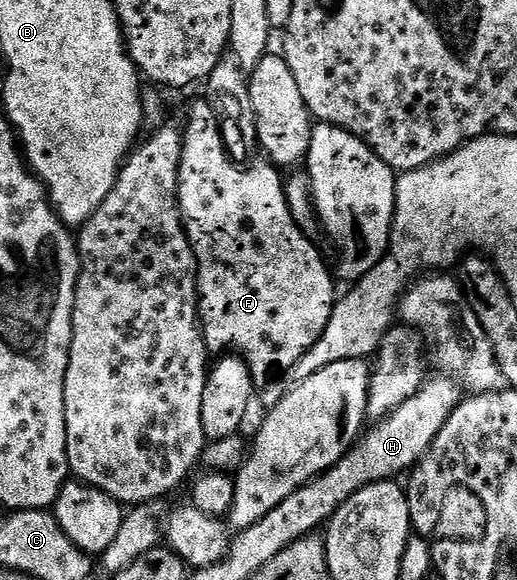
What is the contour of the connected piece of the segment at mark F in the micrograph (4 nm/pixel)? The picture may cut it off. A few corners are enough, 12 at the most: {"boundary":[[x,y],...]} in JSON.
{"boundary":[[204,99],[177,201],[205,347],[264,388],[317,343],[333,278],[280,171]]}

